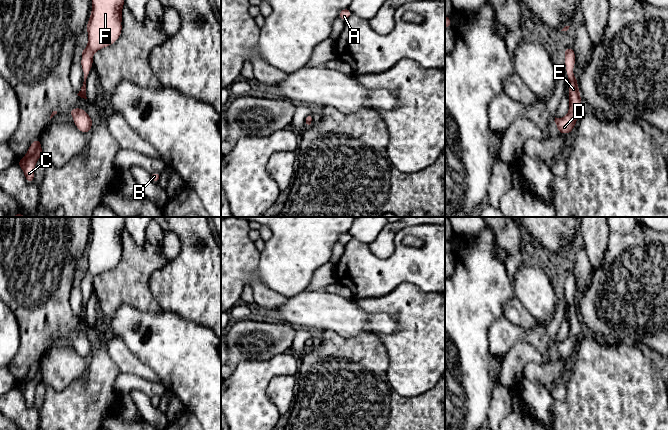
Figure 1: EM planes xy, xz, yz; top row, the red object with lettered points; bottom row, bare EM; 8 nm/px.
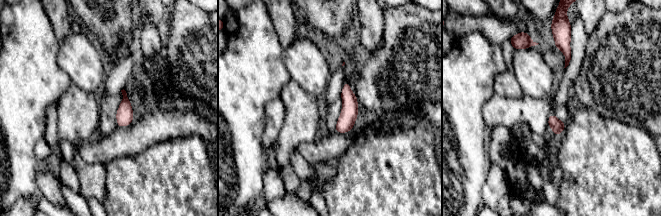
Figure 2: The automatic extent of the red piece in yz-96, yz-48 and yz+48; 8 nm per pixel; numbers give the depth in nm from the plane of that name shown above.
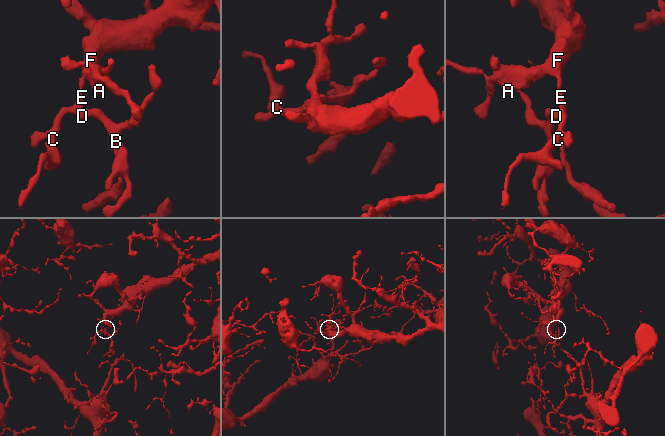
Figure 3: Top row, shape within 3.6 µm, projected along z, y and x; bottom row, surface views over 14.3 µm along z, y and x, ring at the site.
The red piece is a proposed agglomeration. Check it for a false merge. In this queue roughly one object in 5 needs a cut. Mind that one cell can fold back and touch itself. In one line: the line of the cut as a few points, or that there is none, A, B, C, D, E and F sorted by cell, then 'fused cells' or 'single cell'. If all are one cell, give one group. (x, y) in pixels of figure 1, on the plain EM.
cut none; groups A B C D E F; single cell

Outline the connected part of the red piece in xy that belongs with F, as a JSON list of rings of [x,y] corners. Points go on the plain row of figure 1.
[[[91,217],[92,236],[86,253],[88,255],[88,269],[81,275],[81,291],[84,306],[79,317],[86,321],[86,303],[93,290],[93,278],[102,272],[115,267],[122,256],[122,232],[126,217]]]

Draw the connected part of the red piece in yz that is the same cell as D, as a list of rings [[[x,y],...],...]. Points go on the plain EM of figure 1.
[[[572,271],[565,272],[563,275],[565,276],[566,299],[569,303],[569,336],[563,342],[555,341],[554,345],[557,348],[557,356],[570,358],[582,336],[582,328],[577,301],[573,299],[573,292],[576,286],[575,276]]]

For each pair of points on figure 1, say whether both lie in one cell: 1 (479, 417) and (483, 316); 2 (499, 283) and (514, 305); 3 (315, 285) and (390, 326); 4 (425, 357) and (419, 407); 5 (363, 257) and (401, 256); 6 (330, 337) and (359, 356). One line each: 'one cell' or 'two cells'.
1: one cell
2: two cells
3: two cells
4: two cells
5: one cell
6: one cell

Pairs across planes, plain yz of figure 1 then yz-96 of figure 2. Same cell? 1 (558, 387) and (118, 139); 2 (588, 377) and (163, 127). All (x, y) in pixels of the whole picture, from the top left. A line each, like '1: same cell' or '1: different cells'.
1: different cells
2: different cells

